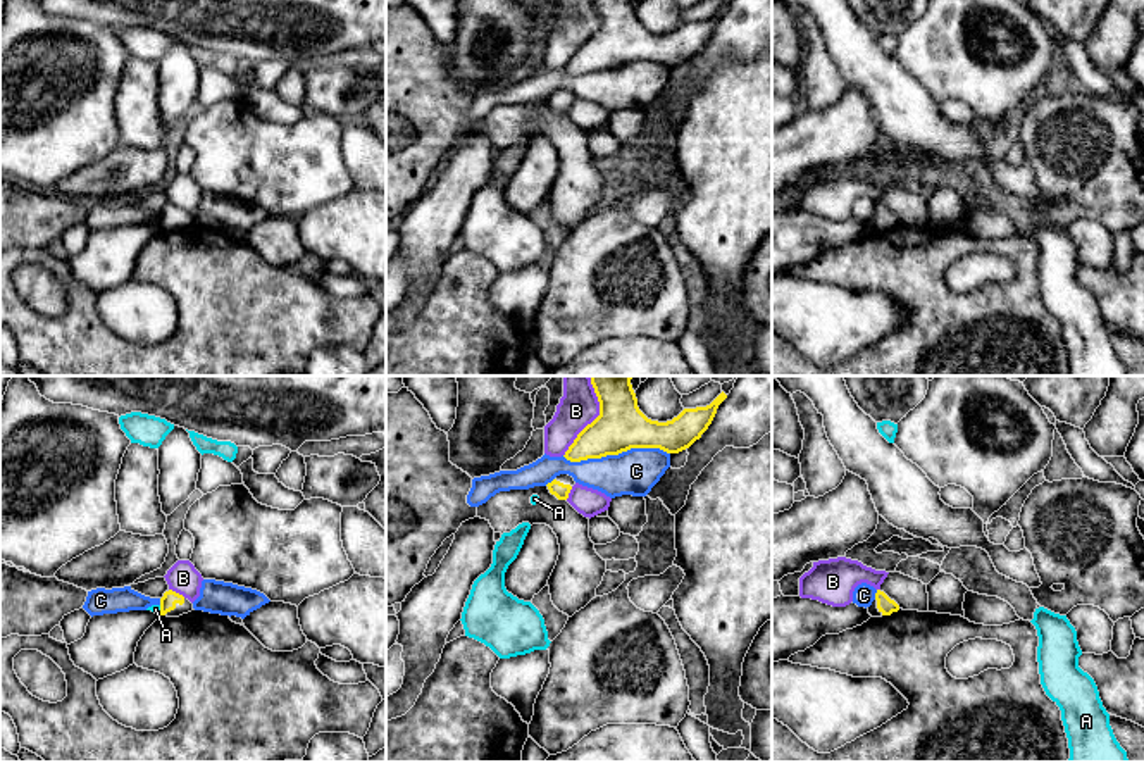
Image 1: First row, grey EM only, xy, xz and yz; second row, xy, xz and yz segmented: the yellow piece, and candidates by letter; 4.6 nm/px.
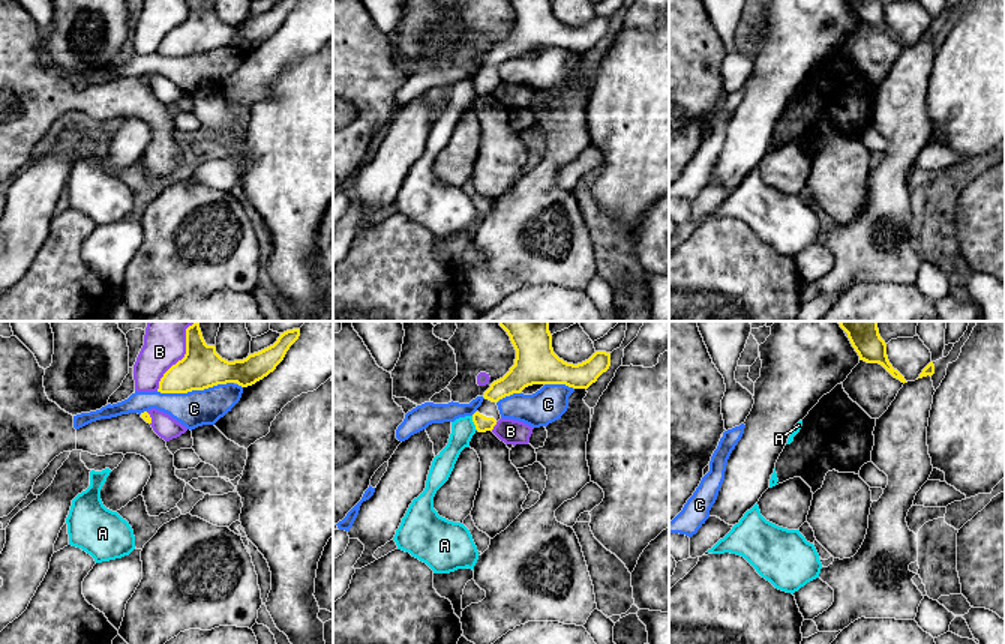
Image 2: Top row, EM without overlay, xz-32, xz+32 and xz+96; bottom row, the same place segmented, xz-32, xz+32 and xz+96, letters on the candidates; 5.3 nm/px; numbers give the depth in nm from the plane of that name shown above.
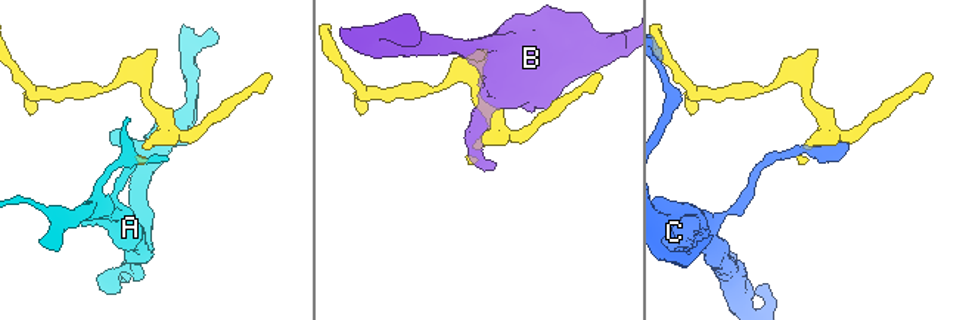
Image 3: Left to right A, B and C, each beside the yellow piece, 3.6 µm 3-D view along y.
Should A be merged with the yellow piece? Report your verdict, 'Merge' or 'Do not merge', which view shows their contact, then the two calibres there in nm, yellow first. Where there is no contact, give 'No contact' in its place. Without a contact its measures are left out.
Do not merge. Touches yellow in xy. Thickness 80 nm (yellow) against 40 nm

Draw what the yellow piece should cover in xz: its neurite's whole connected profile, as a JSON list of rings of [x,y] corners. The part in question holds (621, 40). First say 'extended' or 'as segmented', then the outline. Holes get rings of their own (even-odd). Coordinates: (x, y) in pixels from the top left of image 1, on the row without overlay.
as segmented; [[[593,0],[600,29],[588,38],[565,66],[570,76],[619,69],[631,62],[660,62],[679,67],[689,62],[712,38],[722,5],[710,19],[684,22],[667,36],[648,33],[637,21],[632,0]]]

